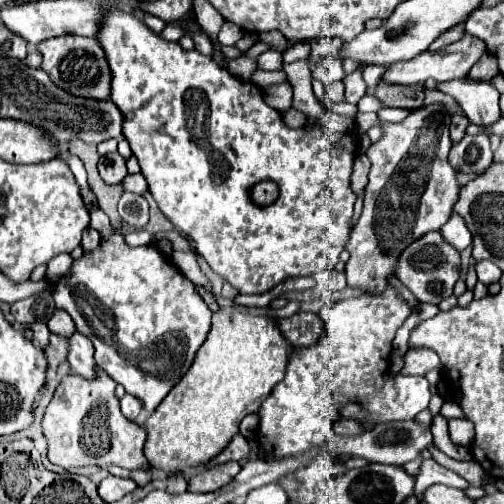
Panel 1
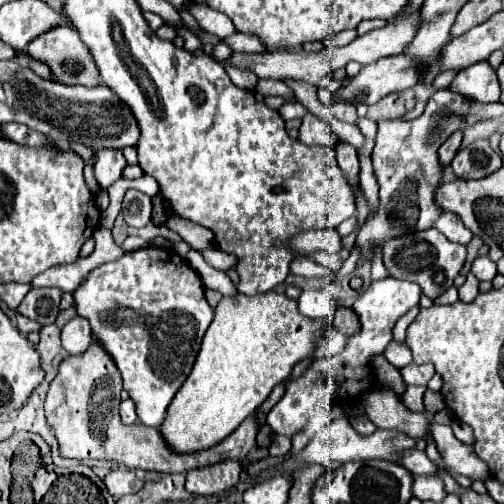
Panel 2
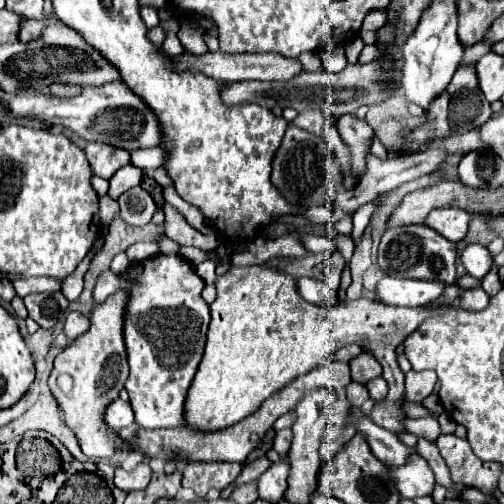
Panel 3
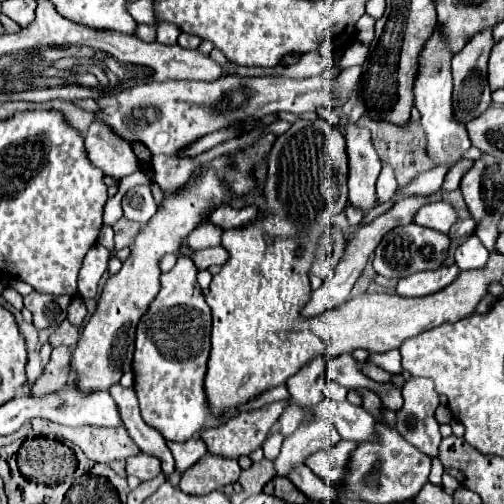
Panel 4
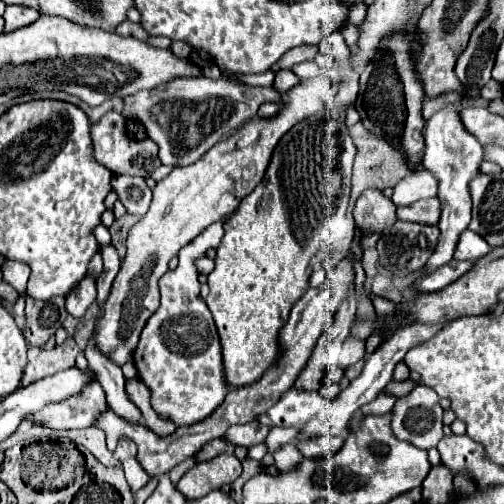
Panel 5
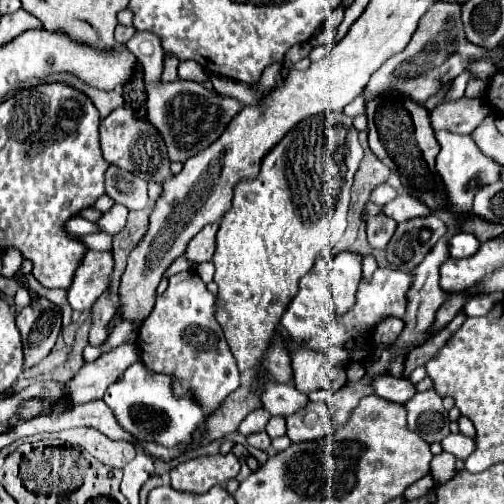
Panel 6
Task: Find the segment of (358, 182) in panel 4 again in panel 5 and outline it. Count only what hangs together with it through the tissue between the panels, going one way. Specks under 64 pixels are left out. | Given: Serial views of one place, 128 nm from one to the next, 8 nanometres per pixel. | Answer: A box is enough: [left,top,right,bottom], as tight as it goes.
[354,190,396,234]

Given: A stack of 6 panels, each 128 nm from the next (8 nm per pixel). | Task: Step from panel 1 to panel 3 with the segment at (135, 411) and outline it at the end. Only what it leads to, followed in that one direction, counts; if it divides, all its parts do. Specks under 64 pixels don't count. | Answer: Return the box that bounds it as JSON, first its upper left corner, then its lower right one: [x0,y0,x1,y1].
[104,400,134,430]

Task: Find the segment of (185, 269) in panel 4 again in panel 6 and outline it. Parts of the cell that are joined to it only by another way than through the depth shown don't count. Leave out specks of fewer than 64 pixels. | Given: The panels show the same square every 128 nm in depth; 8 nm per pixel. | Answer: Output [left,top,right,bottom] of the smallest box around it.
[136,272,240,412]

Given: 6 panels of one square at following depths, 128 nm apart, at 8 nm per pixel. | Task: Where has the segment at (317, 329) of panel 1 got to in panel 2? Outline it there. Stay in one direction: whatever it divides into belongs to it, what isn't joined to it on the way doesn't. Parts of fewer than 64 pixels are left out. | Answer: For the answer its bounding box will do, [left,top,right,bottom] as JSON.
[314,328,346,358]

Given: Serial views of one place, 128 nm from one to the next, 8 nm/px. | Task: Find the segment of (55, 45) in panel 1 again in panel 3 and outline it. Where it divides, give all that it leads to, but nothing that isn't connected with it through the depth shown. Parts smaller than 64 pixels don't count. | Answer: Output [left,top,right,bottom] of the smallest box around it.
[18,20,44,40]

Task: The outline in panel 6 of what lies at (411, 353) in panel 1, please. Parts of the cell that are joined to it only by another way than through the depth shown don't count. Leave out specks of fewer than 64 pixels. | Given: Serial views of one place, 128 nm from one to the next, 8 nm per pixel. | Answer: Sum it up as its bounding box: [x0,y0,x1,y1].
[406,390,450,444]

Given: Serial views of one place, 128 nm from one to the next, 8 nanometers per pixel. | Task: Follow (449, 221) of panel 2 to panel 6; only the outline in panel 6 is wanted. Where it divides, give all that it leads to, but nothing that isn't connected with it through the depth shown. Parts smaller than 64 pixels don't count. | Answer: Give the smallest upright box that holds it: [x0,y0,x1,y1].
[382,192,428,222]

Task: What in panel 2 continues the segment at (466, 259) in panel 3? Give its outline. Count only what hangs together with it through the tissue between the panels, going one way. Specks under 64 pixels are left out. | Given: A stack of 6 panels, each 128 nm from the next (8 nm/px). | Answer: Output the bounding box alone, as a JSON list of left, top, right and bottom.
[470,256,496,280]

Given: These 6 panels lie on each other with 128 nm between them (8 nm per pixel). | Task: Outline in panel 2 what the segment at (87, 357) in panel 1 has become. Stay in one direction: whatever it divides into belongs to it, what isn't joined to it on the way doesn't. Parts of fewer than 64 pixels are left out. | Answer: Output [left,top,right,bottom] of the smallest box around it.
[62,316,92,354]

